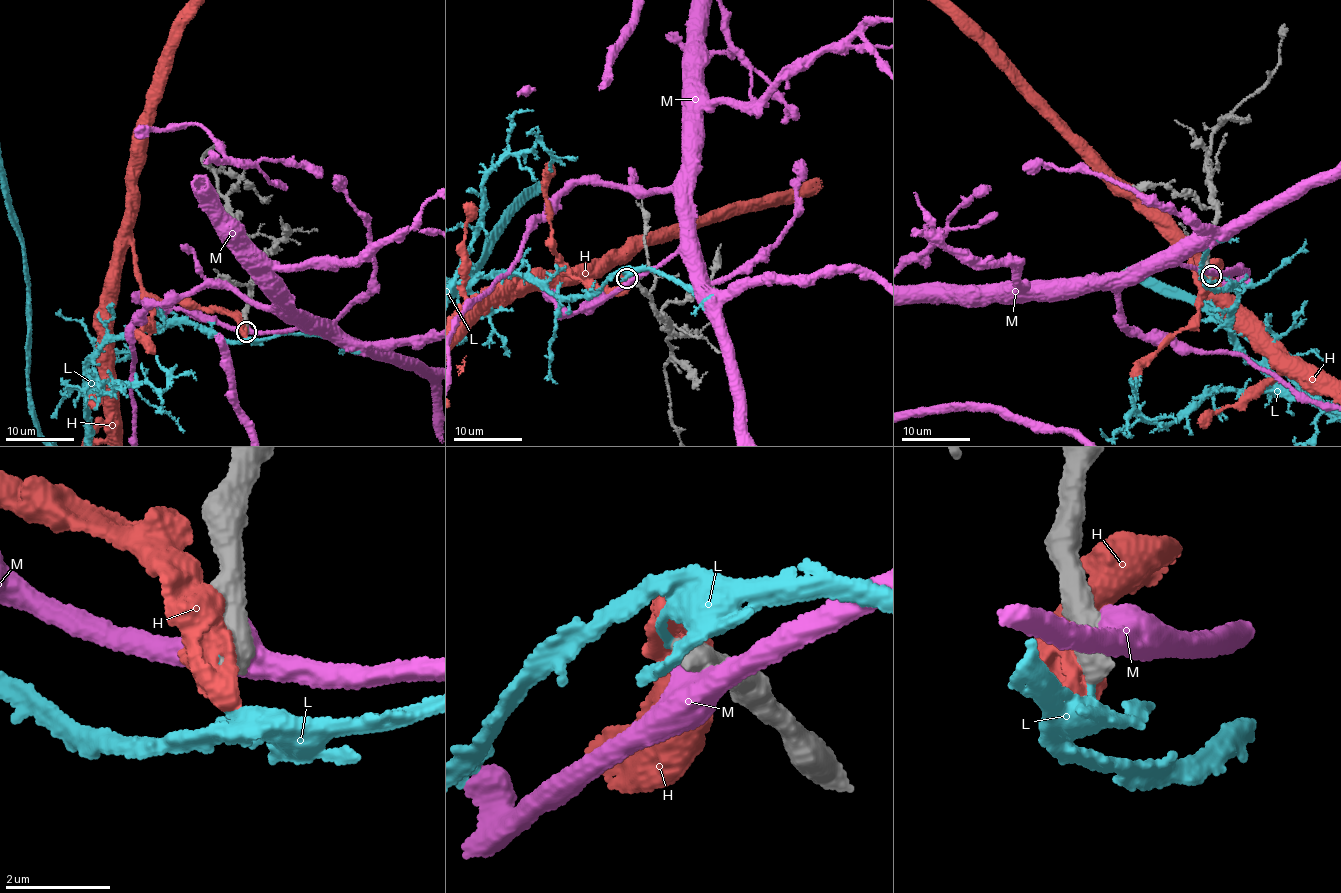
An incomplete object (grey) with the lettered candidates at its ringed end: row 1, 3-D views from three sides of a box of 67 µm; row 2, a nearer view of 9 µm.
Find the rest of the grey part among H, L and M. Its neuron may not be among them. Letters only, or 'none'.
none

